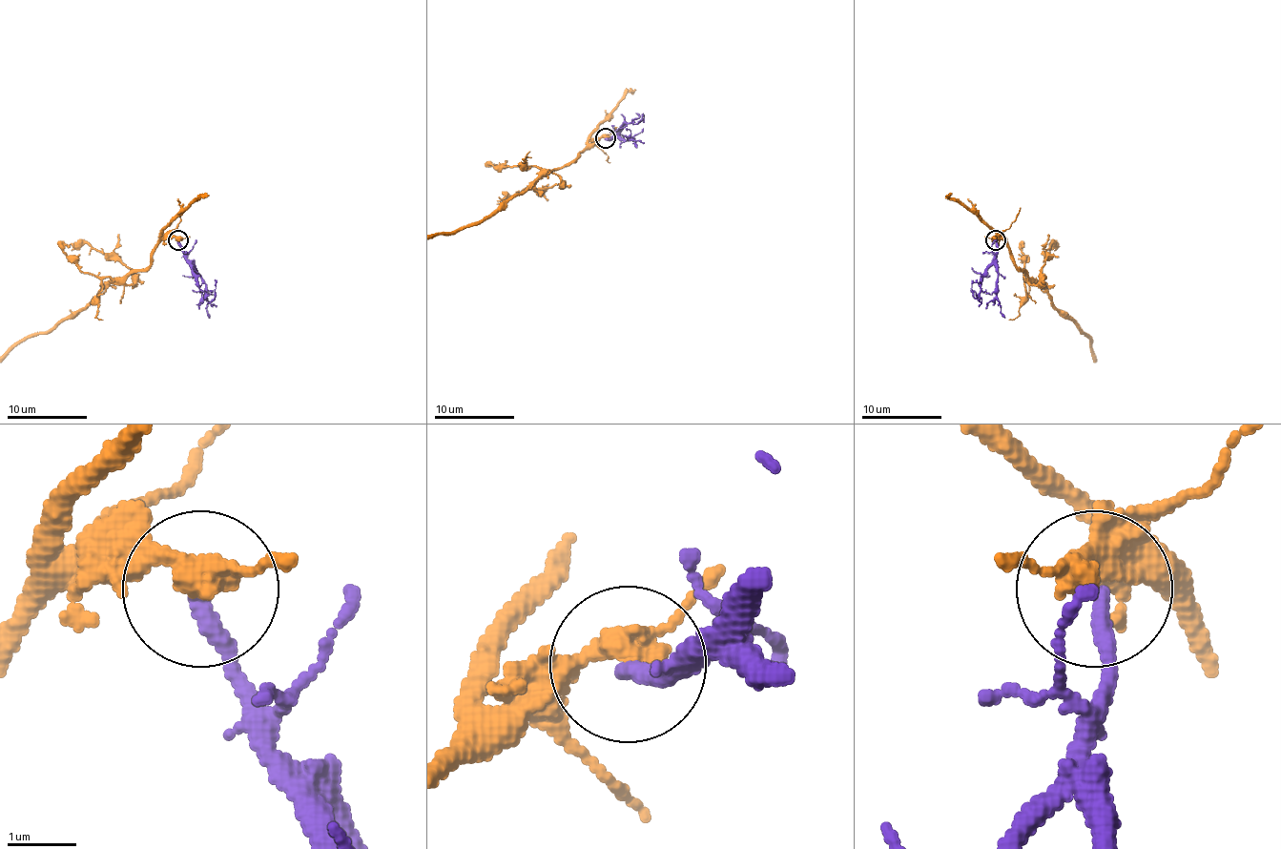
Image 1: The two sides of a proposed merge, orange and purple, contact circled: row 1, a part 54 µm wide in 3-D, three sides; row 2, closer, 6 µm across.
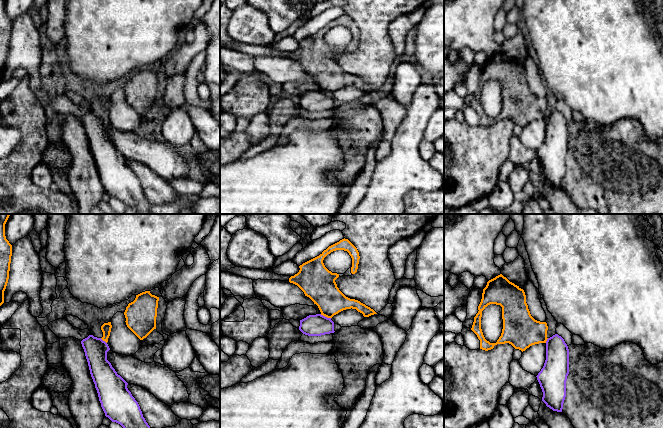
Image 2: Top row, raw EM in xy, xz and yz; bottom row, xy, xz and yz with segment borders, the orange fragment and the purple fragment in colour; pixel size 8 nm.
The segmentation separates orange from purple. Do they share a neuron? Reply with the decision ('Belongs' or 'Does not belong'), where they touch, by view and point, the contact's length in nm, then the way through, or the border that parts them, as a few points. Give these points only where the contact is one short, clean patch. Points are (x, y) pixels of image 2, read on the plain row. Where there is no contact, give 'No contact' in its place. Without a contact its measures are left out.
Does not belong. Touches orange at xz (325, 92). Shared border 90 nm. Boundary: xz (320, 90), (330, 94)

